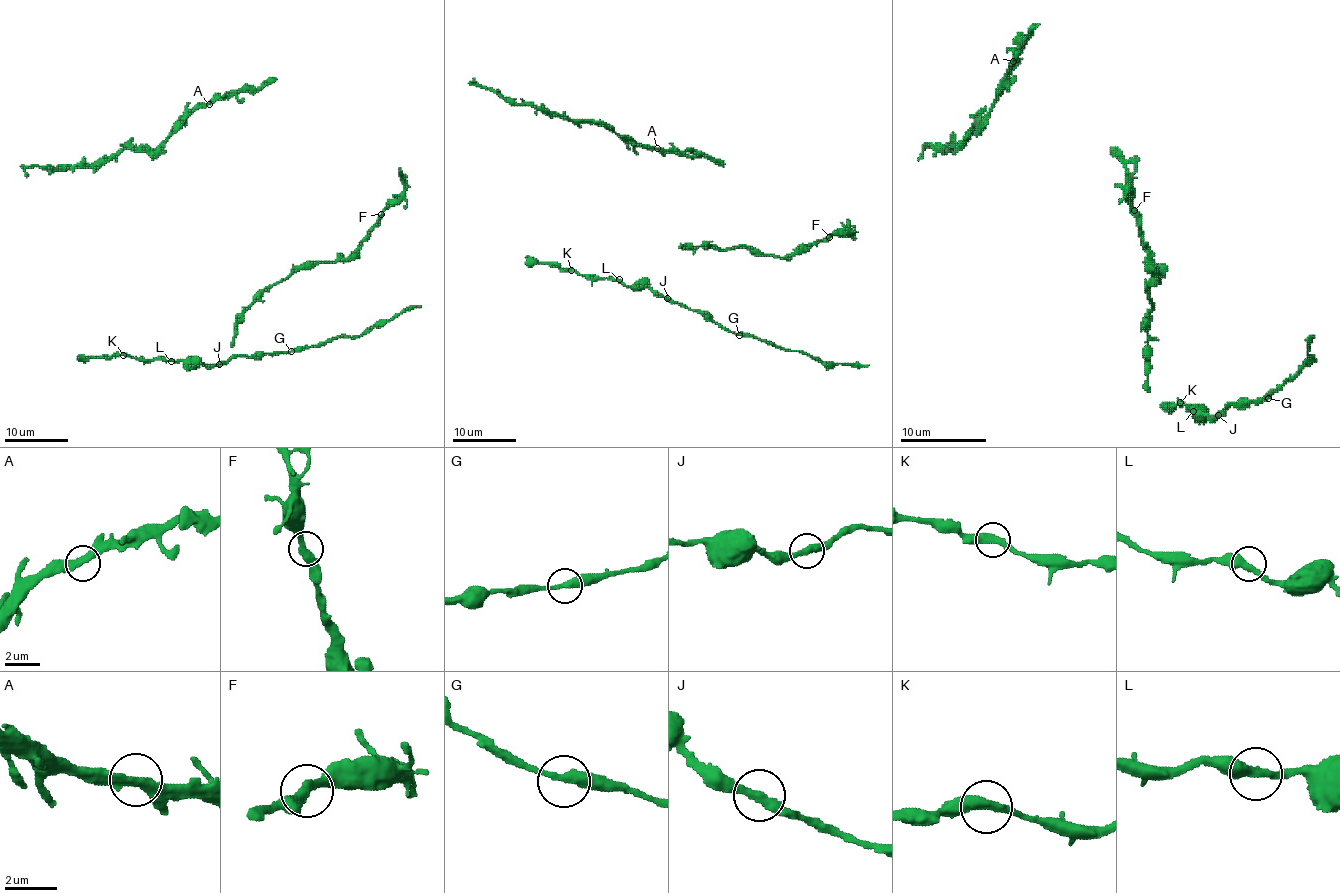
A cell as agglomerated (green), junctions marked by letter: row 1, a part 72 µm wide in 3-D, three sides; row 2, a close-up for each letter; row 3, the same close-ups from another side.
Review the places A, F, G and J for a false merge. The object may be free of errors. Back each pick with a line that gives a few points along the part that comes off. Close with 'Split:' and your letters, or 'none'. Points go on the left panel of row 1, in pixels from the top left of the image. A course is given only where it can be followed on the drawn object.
Split: none

